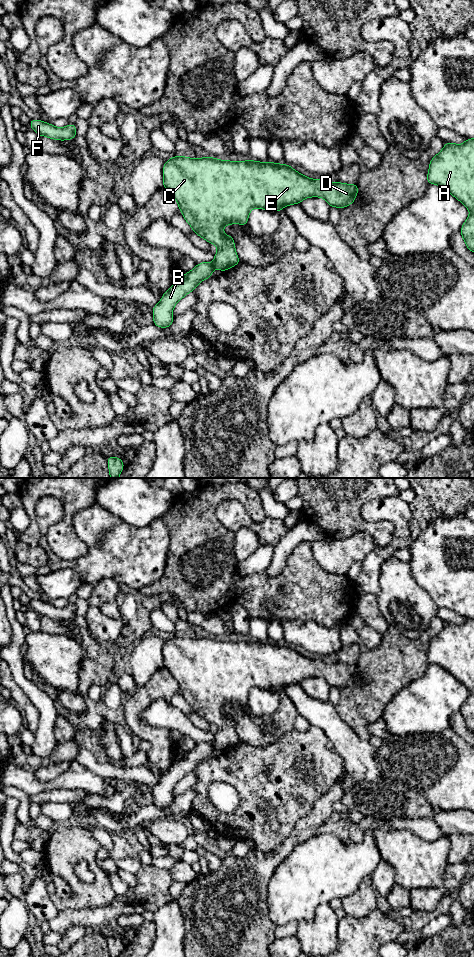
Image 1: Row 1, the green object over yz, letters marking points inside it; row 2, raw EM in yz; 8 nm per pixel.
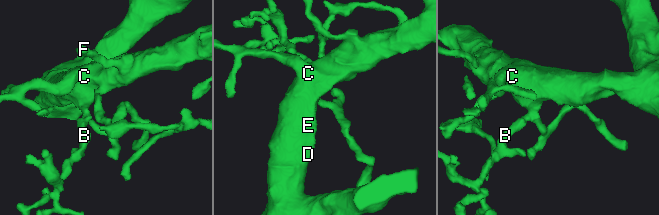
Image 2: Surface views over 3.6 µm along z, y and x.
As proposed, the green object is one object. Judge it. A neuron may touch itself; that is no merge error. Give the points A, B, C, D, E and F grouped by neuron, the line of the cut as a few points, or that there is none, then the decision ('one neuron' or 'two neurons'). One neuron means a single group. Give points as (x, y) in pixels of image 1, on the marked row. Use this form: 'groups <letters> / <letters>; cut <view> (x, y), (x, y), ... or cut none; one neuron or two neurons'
groups A B C D E F; cut none; one neuron

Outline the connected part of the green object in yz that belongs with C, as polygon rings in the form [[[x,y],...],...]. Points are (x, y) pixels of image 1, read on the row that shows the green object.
[[[177,155],[167,160],[163,166],[163,187],[175,198],[184,219],[194,233],[218,248],[214,262],[202,262],[184,276],[162,295],[161,301],[152,308],[153,324],[160,328],[170,327],[174,321],[172,311],[178,301],[192,292],[197,285],[211,277],[217,267],[224,272],[236,266],[240,259],[236,254],[235,242],[231,235],[223,233],[225,225],[237,223],[247,225],[248,216],[253,208],[281,212],[283,207],[300,204],[305,198],[322,197],[330,207],[341,210],[354,203],[359,191],[356,184],[326,182],[310,179],[295,171],[290,165],[268,162],[227,161],[205,158],[187,158]]]

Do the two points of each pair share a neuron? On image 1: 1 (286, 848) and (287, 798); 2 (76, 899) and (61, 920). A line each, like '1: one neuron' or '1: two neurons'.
1: two neurons
2: two neurons

